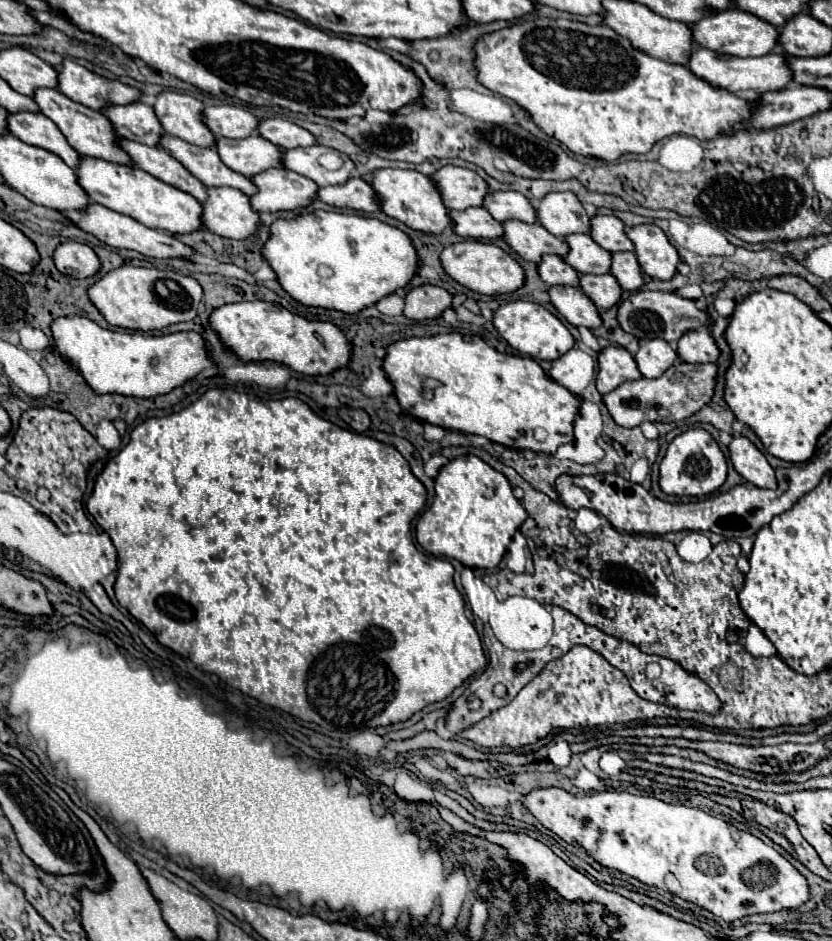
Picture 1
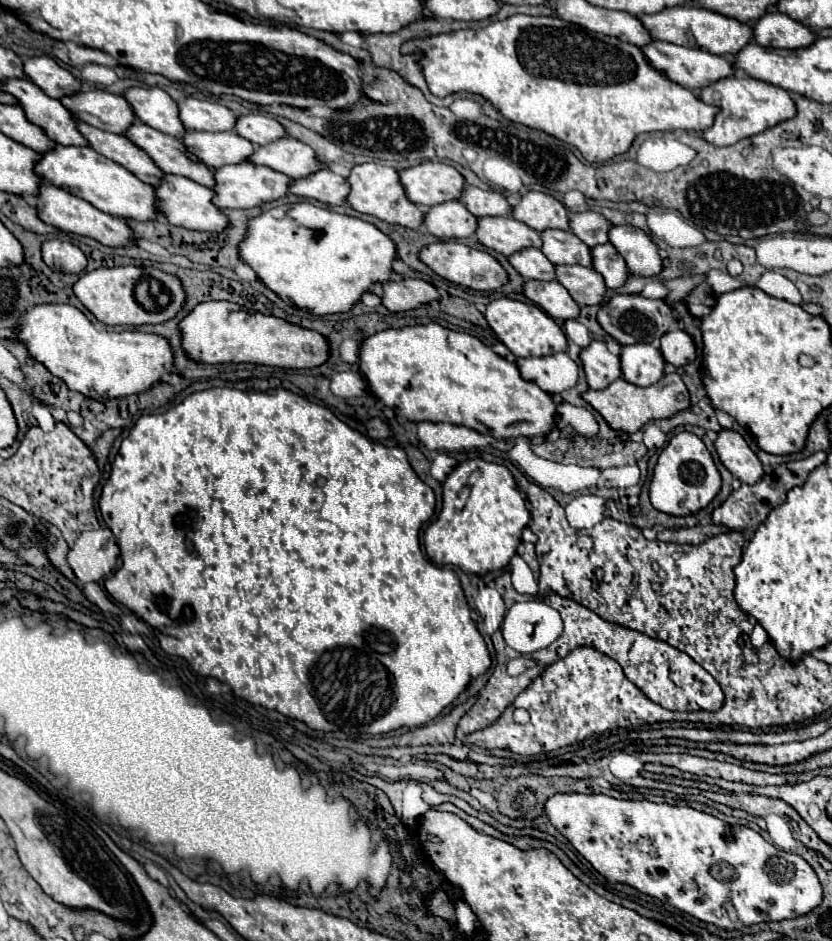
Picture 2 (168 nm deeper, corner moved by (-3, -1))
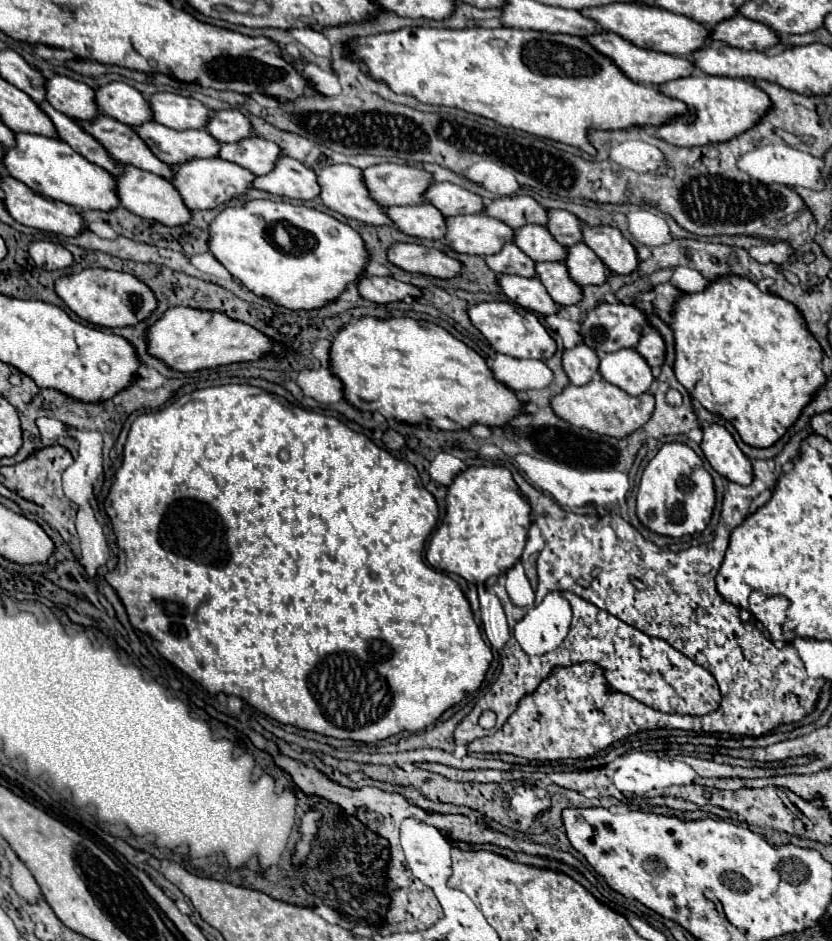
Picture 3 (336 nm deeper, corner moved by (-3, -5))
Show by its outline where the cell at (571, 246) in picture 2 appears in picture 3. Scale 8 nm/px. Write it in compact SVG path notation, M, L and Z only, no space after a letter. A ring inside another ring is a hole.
M527 224L515 230L515 244L535 262L561 262L567 258L567 248L559 244L545 226Z

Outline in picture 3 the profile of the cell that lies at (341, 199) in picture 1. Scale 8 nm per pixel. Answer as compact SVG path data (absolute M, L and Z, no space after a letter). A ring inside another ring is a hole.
M289 156L279 158L279 164L275 164L275 168L267 176L257 176L253 186L269 194L295 200L315 200L321 192L317 172Z

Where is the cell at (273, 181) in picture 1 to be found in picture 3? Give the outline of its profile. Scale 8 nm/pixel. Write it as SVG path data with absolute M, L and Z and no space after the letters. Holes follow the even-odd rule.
M199 158L173 168L175 168L175 180L171 182L179 188L179 194L183 196L185 204L191 210L211 210L221 204L227 204L235 196L247 194L253 188L255 180L255 174L251 170L239 168L239 164L231 164L221 158L205 158L205 160Z

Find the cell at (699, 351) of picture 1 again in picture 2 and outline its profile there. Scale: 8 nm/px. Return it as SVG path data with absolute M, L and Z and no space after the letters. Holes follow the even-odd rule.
M677 324L675 328L671 328L671 332L665 332L661 336L659 350L663 354L663 360L673 366L683 366L695 360L695 344L691 336L687 336Z

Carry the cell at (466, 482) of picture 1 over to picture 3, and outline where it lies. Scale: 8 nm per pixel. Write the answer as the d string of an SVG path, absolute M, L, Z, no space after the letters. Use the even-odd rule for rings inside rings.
M473 466L455 476L453 484L447 488L447 514L443 524L433 532L427 546L427 562L443 572L459 574L467 582L485 582L491 576L503 574L511 568L525 548L527 530L531 526L531 506L527 498L519 492L511 472L503 466Z

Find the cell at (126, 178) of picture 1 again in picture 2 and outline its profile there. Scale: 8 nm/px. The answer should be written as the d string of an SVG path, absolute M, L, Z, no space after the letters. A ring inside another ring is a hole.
M55 144L51 150L41 154L41 160L35 164L35 174L47 182L63 188L65 192L79 196L93 204L97 210L117 216L117 218L133 218L133 220L151 220L157 216L155 208L155 192L149 184L143 184L137 176L127 172L123 166L99 156L89 146L61 146Z

